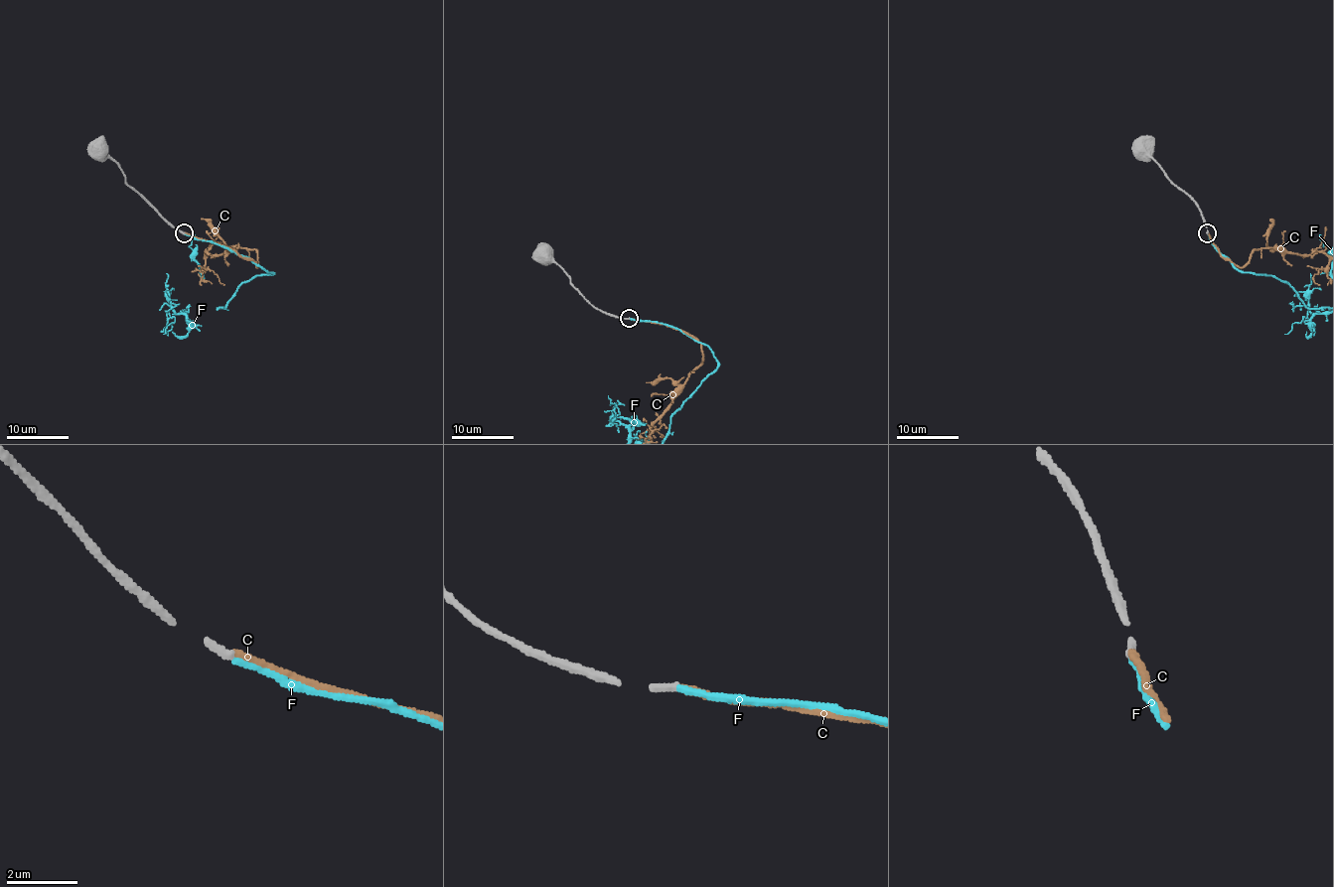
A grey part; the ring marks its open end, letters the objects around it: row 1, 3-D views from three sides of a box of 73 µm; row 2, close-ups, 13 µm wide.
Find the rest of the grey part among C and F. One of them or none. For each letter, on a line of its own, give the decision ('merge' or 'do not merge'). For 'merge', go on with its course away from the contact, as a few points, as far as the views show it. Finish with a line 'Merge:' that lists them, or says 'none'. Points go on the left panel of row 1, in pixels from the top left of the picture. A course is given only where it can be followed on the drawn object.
C: merge
F: do not merge
Merge: C

